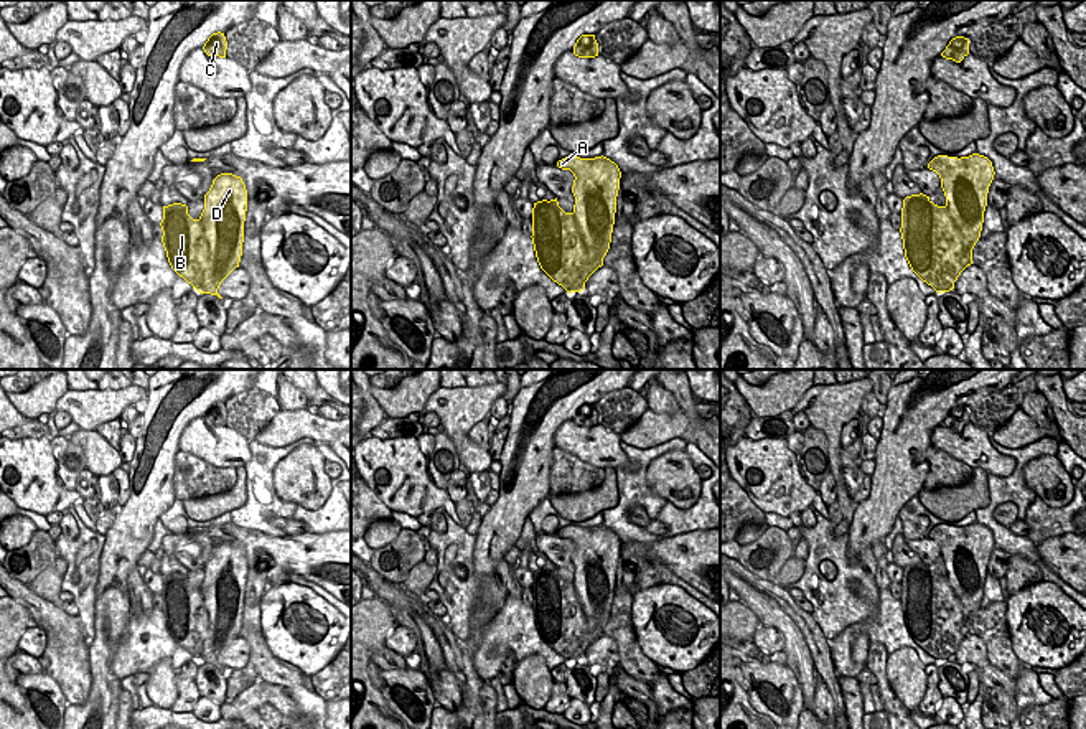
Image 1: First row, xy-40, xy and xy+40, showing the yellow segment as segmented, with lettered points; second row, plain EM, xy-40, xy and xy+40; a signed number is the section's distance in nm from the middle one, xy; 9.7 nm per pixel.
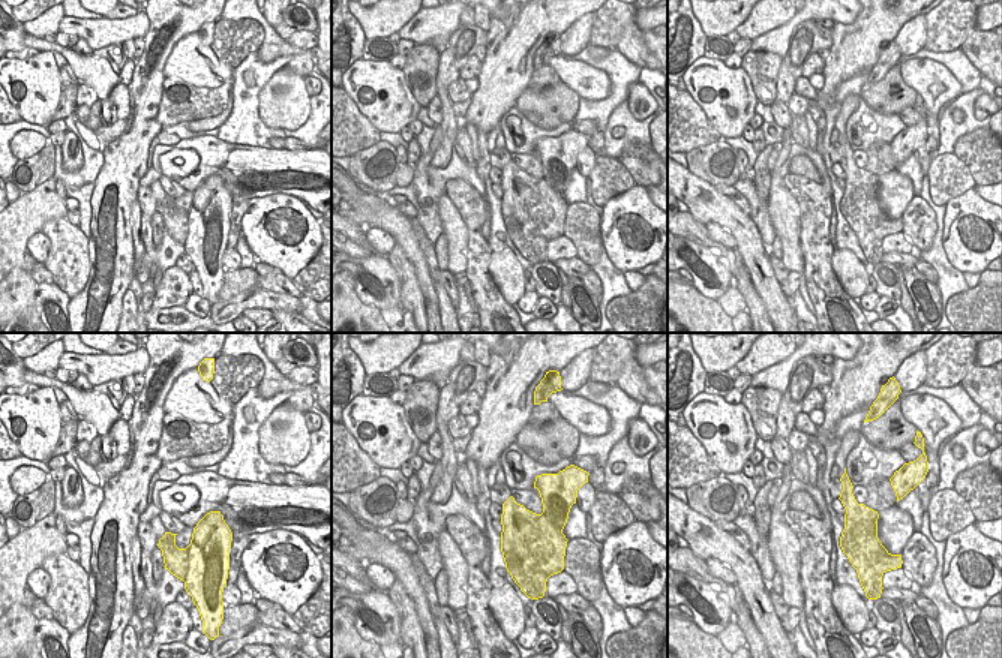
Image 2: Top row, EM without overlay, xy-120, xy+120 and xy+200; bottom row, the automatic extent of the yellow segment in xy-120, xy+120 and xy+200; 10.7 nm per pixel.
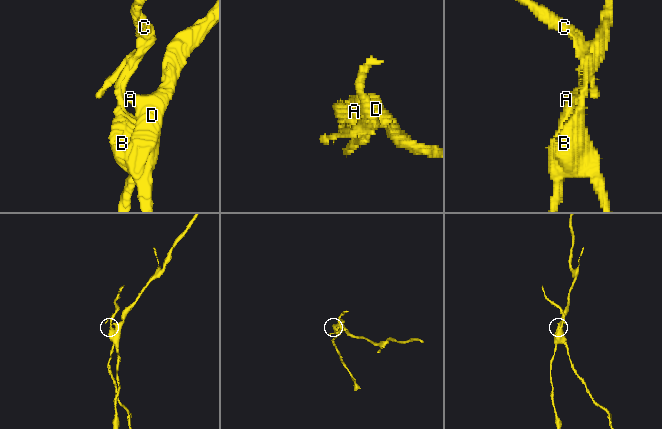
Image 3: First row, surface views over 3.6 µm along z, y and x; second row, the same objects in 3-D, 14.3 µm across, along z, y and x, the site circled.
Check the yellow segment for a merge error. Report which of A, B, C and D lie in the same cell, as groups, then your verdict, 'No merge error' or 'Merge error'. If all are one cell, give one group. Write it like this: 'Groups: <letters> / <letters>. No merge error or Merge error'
Groups: A D / B C. Merge error.

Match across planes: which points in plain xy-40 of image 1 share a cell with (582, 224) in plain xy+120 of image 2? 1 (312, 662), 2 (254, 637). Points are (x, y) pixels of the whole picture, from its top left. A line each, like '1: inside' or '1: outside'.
1: outside
2: inside

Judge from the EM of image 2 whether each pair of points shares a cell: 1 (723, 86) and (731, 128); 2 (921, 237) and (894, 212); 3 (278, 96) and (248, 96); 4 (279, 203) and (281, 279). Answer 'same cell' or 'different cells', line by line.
1: same cell
2: different cells
3: different cells
4: different cells

